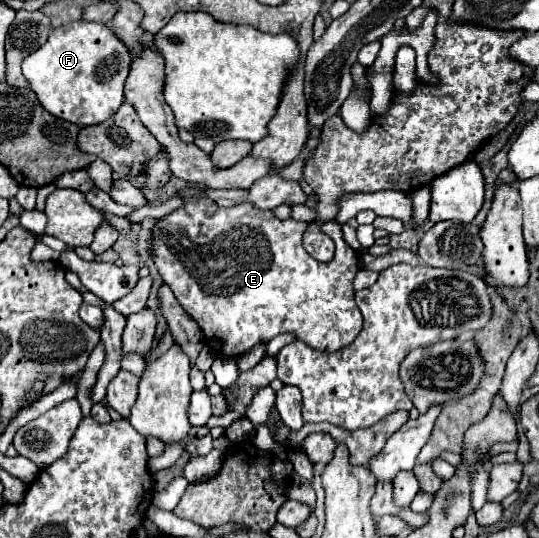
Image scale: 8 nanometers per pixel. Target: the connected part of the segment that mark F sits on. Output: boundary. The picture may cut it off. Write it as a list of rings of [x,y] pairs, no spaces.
[[[79,20],[55,28],[49,34],[49,40],[23,60],[21,68],[31,90],[37,94],[39,102],[49,114],[73,122],[79,128],[85,128],[91,124],[101,124],[103,120],[111,118],[117,112],[117,108],[125,102],[123,82],[127,78],[127,62],[131,62],[131,54],[127,54],[127,46],[117,38],[117,34],[109,26],[101,22]]]

